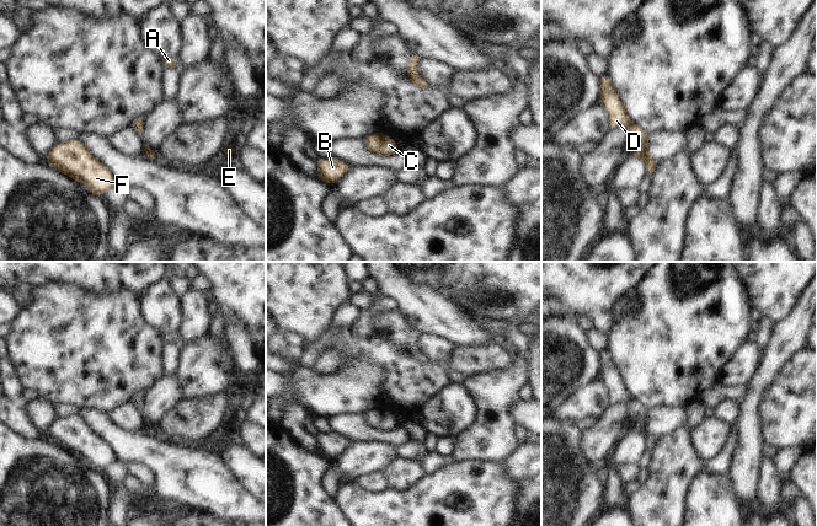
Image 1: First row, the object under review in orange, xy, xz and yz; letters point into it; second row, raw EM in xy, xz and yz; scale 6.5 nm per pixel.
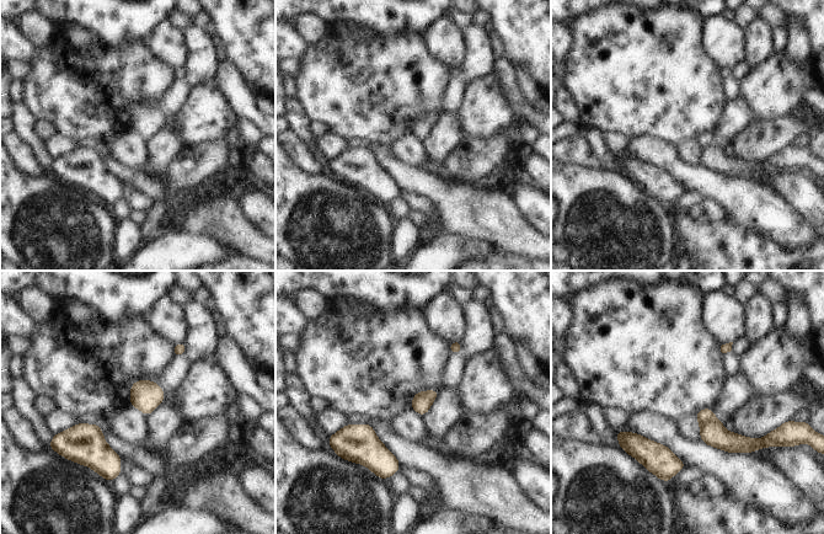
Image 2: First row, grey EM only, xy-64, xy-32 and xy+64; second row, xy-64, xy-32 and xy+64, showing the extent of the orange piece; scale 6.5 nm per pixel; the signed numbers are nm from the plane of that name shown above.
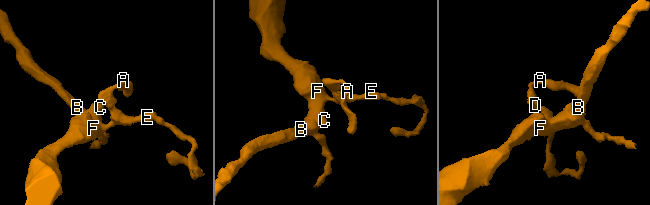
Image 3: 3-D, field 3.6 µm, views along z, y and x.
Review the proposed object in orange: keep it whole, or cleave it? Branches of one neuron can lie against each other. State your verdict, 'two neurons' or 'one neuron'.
one neuron

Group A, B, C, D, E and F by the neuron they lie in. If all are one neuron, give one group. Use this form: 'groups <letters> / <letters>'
groups A B C D E F

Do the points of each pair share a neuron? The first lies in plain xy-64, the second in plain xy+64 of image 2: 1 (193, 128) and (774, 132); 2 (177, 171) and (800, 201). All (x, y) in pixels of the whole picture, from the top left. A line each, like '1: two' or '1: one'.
1: two
2: two

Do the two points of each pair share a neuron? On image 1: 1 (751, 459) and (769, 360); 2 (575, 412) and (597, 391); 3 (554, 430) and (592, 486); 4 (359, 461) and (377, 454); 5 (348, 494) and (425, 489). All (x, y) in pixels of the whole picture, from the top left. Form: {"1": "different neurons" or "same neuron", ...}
{"1": "same neuron", "2": "same neuron", "3": "same neuron", "4": "same neuron", "5": "same neuron"}

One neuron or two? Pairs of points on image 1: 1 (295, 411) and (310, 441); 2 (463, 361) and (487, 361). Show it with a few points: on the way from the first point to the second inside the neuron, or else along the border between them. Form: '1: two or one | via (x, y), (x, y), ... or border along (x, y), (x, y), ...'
1: one | via (295, 418), (295, 425), (303, 434)
2: one | via (469, 361), (481, 361)

